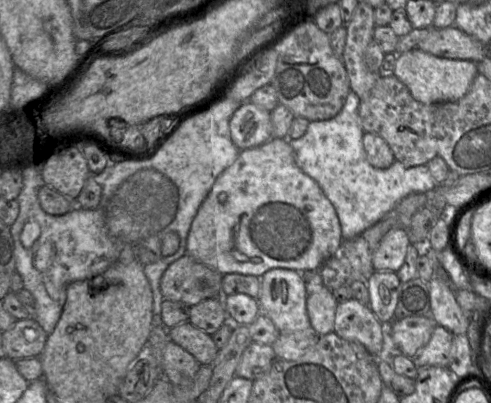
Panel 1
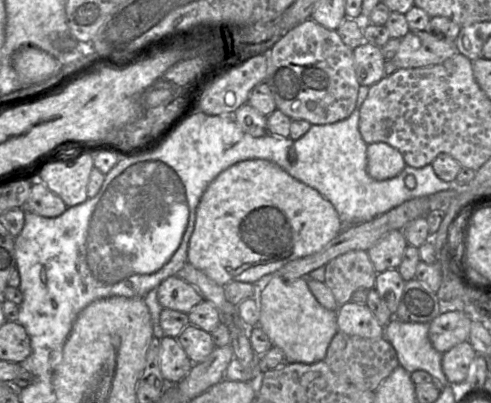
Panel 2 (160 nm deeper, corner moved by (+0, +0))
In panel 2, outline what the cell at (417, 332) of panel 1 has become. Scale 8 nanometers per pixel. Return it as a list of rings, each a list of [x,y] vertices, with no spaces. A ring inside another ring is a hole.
[[[463,311],[441,313],[429,323],[428,336],[432,346],[445,353],[455,345],[468,341],[471,322]]]

